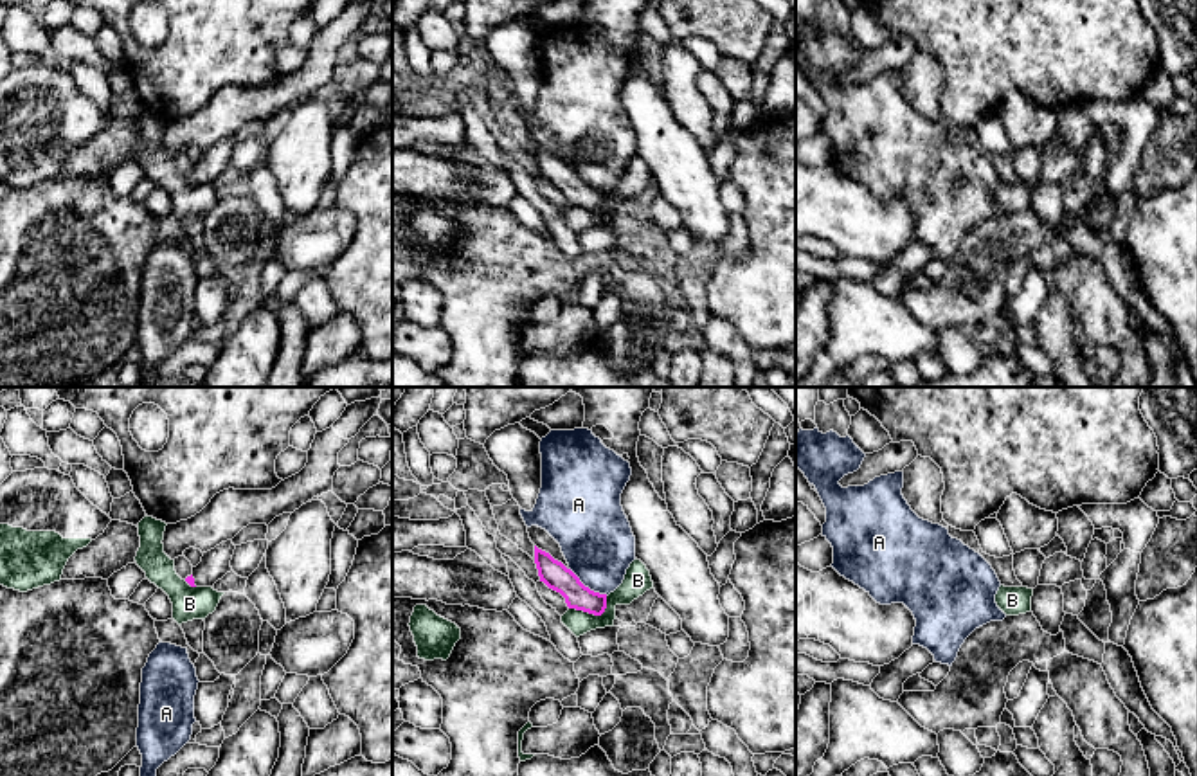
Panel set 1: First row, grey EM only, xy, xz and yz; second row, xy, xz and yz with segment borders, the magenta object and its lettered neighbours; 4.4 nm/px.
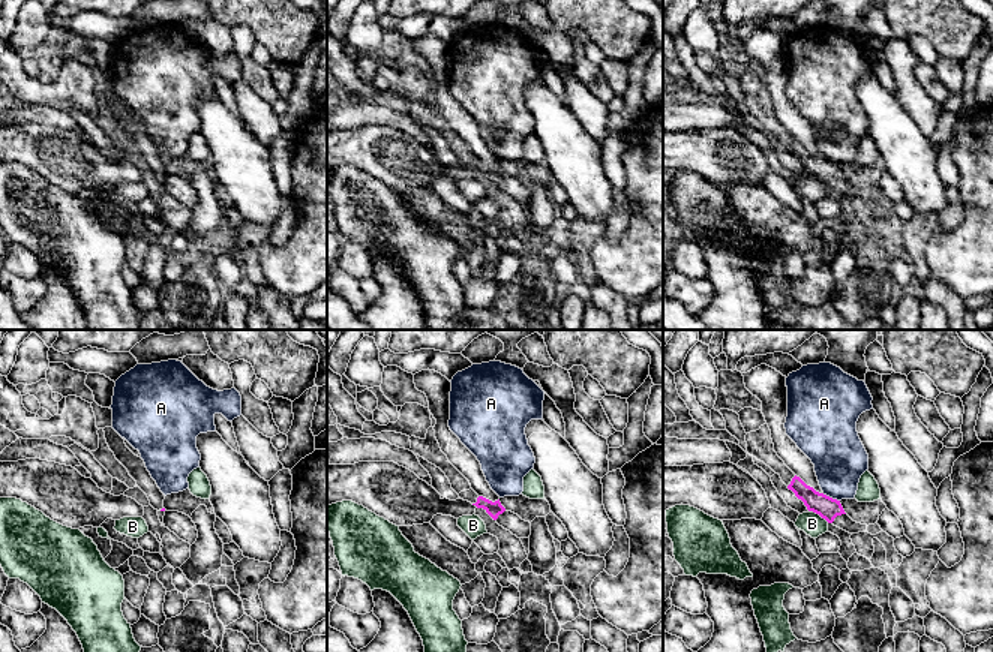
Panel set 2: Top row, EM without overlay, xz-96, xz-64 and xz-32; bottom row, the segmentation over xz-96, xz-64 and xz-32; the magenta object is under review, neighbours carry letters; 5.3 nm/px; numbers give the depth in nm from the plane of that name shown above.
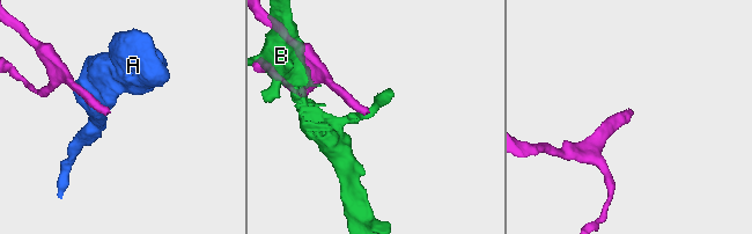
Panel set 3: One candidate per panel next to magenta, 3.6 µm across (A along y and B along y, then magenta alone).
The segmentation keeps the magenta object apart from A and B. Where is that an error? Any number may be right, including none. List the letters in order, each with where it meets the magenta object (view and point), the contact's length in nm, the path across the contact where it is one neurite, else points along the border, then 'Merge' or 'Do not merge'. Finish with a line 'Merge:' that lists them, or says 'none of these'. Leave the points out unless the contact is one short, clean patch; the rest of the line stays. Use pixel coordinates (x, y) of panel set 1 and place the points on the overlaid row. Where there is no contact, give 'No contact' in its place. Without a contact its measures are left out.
A: Touches magenta at xz (587, 587). Shared border 220 nm. Do not merge
B: Touches magenta at xz (593, 613). Shared border 190 nm. Boundary: xz (607, 596), (607, 607), (600, 614), (569, 607). Do not merge
Merge: none of these

